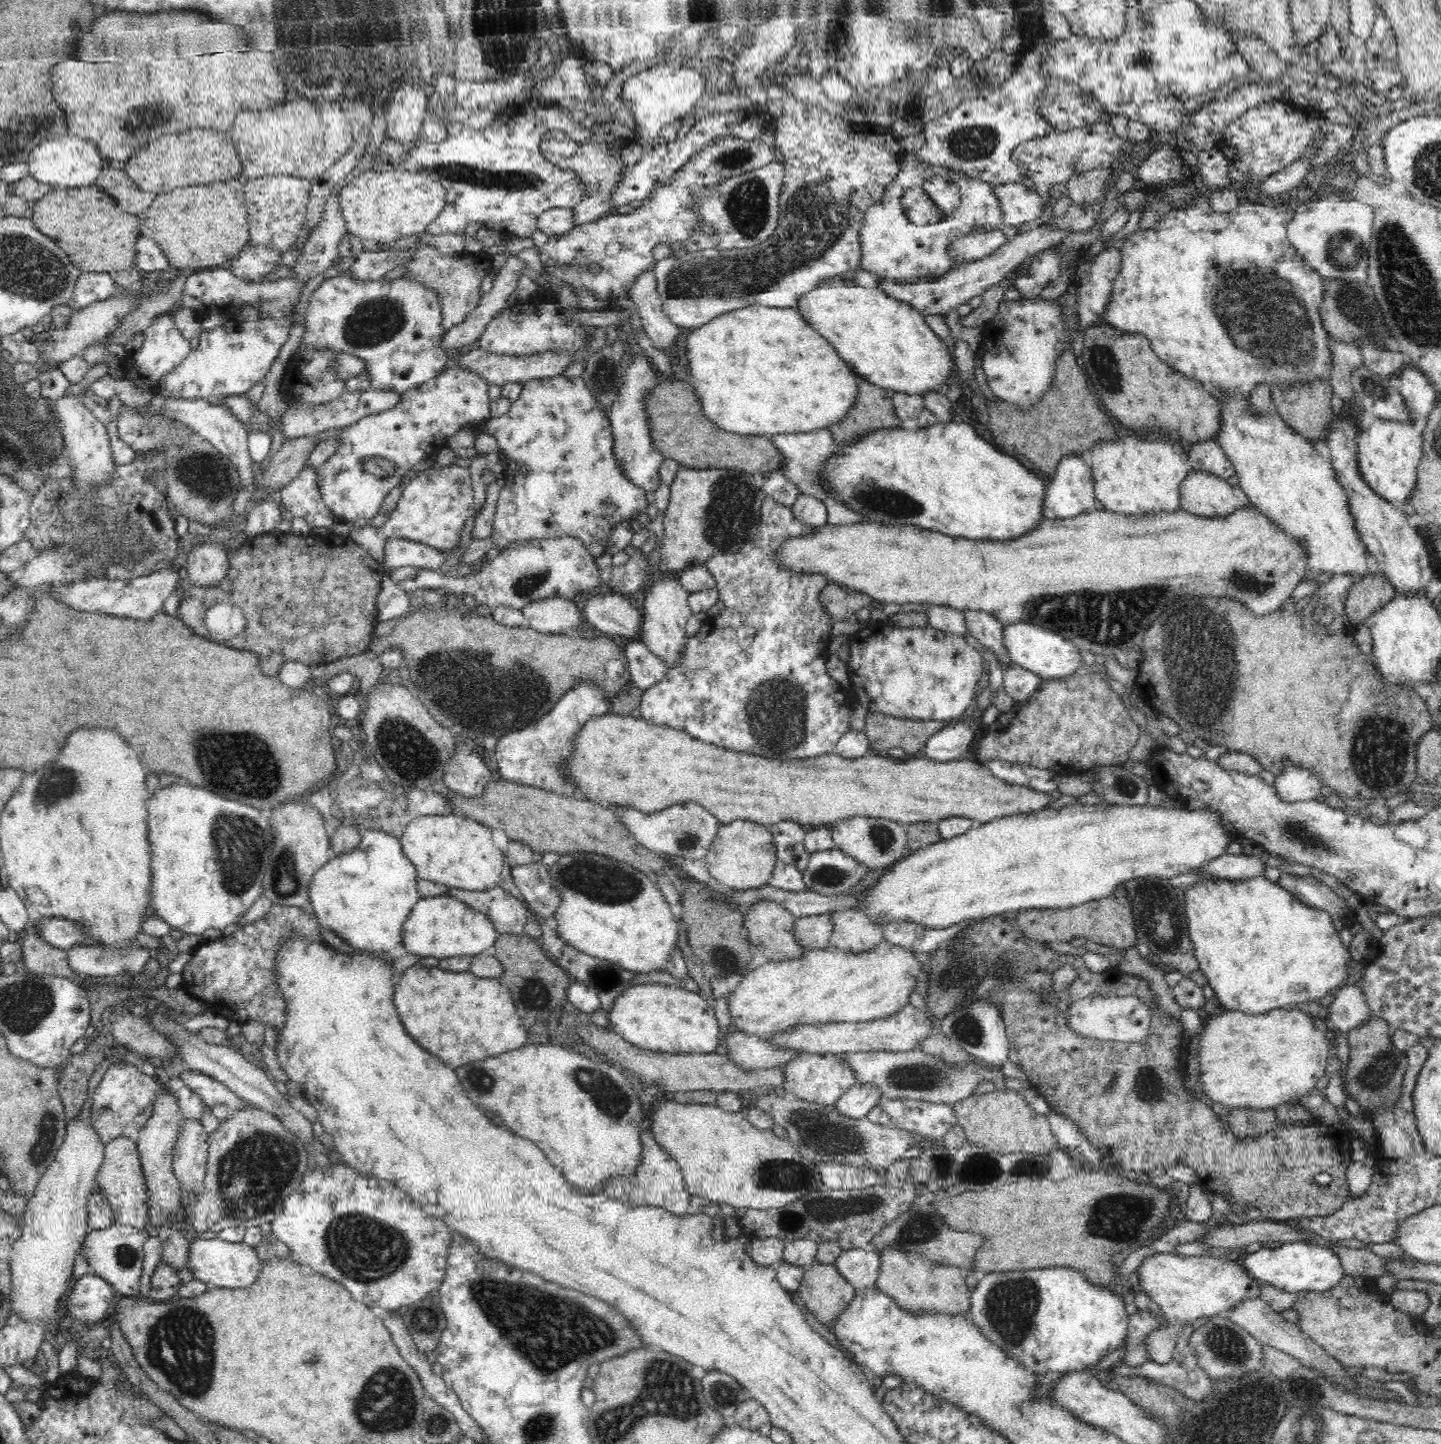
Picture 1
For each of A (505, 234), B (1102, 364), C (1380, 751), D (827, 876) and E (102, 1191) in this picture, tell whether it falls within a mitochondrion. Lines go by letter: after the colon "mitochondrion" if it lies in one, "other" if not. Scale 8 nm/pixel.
A: other
B: mitochondrion
C: mitochondrion
D: mitochondrion
E: other

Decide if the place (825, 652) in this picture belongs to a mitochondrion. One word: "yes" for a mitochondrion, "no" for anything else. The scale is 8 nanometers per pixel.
no

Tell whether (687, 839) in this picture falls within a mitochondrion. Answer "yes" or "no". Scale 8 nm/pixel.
yes

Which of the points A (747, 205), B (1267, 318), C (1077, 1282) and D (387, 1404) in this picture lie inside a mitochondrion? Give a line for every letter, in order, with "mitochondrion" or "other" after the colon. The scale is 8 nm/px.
A: mitochondrion
B: mitochondrion
C: other
D: mitochondrion

